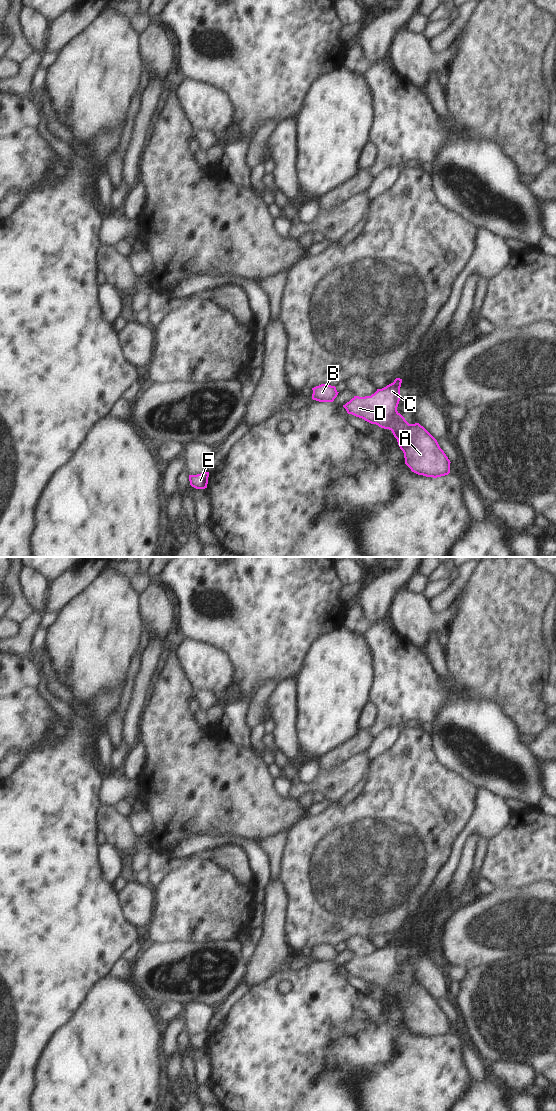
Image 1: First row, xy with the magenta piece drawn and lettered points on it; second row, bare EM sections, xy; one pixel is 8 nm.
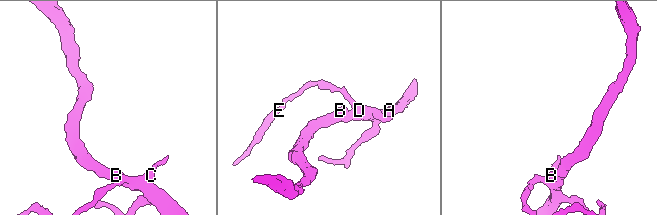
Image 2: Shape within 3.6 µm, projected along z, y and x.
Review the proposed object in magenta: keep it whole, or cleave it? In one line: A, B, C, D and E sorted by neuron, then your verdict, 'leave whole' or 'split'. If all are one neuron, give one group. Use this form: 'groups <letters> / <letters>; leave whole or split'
groups A B C D E; leave whole

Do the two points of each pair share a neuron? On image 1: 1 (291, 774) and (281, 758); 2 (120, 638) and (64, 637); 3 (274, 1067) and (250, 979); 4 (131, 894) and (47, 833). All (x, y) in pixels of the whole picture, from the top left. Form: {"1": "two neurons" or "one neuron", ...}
{"1": "one neuron", "2": "one neuron", "3": "two neurons", "4": "two neurons"}

